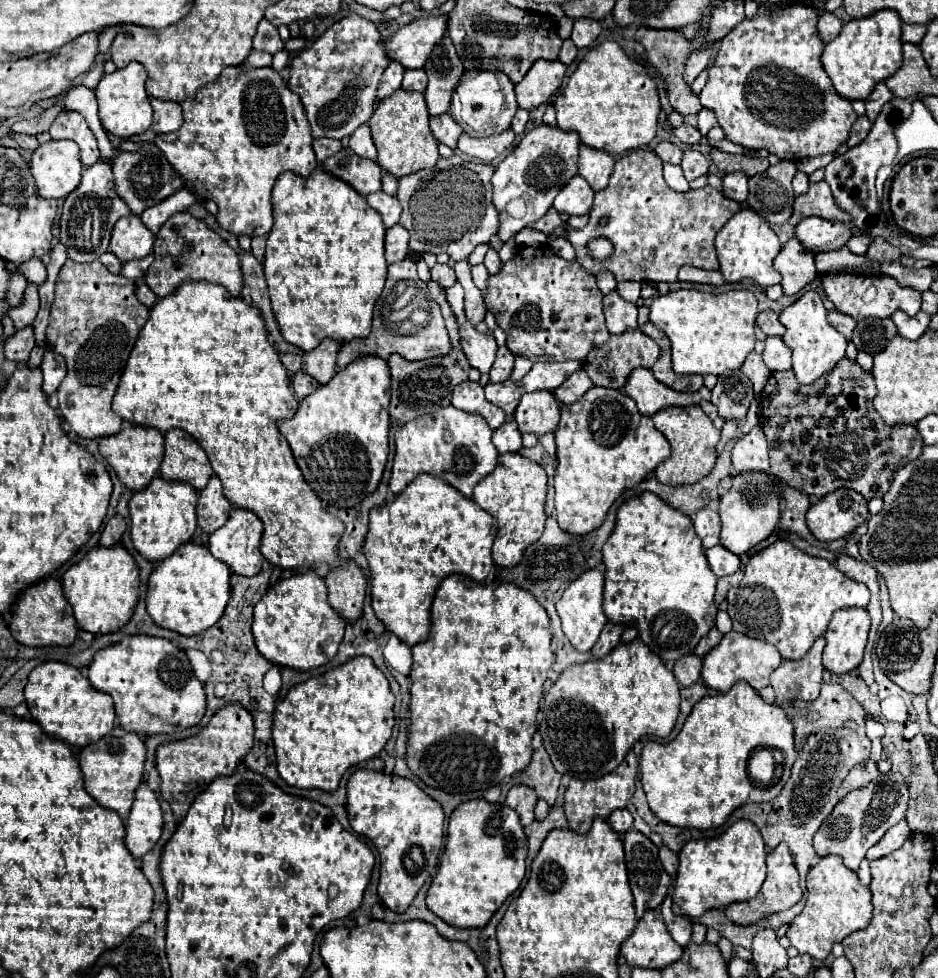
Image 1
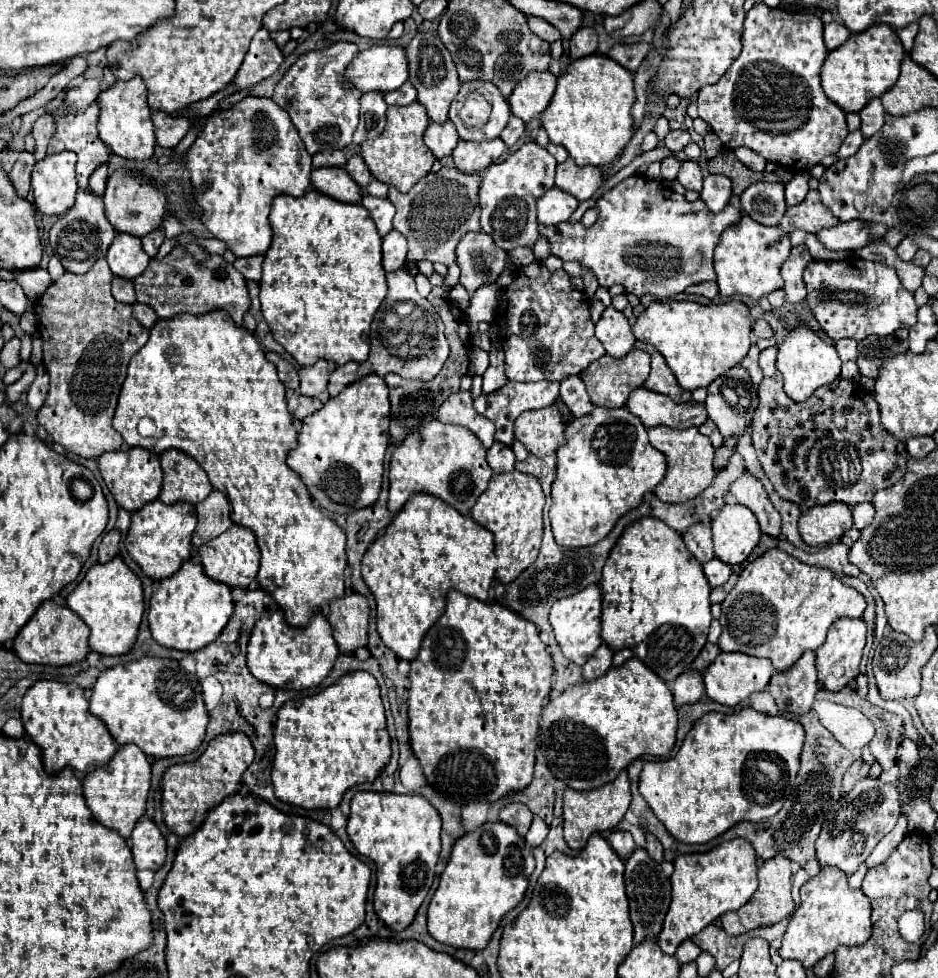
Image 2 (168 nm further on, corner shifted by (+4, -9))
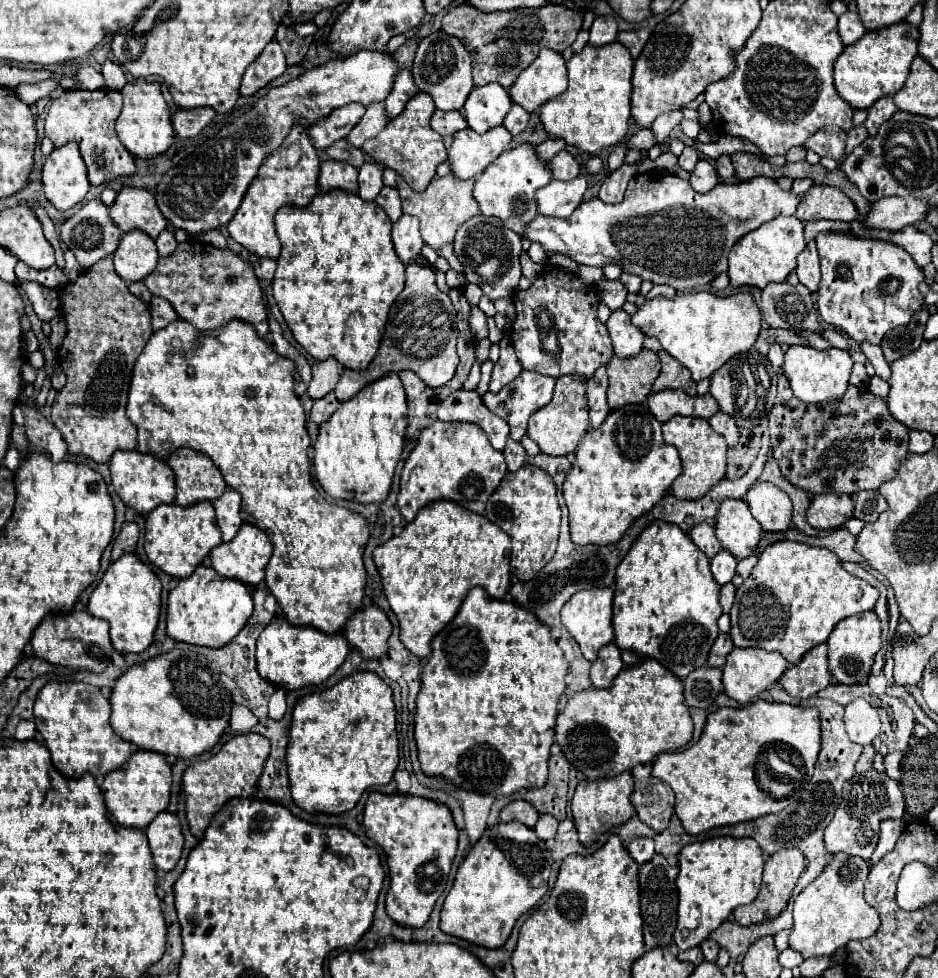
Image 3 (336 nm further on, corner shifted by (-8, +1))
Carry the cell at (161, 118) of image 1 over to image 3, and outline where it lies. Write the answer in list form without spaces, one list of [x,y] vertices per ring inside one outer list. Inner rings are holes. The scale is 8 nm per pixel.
[[[196,107],[190,111],[176,111],[172,115],[172,125],[178,137],[188,139],[188,137],[196,137],[204,127],[208,127],[214,119],[216,111],[212,107]]]

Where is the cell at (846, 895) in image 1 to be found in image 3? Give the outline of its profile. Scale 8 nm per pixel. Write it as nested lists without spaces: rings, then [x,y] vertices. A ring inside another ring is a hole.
[[[838,853],[826,865],[818,879],[814,879],[794,901],[794,927],[790,933],[790,947],[808,957],[832,955],[846,947],[852,939],[872,937],[880,925],[876,909],[864,901],[864,881],[868,877],[868,865],[860,857]]]

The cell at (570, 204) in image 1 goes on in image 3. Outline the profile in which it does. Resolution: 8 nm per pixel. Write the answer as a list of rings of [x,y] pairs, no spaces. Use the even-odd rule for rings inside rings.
[[[576,177],[572,181],[552,179],[546,187],[536,191],[536,207],[540,215],[568,217],[580,203],[586,191],[586,177]]]

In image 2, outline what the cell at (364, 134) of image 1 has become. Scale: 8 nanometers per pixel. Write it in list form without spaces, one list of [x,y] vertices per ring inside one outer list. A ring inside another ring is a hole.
[[[352,155],[346,163],[346,171],[356,179],[356,183],[366,189],[366,185],[372,181],[372,173],[368,169],[368,165],[364,163],[364,159],[360,155]]]

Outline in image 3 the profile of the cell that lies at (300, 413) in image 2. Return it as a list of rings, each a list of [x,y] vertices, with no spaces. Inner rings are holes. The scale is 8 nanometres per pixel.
[[[328,393],[326,397],[314,401],[310,419],[312,419],[316,425],[322,425],[322,423],[328,421],[328,417],[338,409],[338,405],[340,405],[340,401],[334,397],[334,393]]]

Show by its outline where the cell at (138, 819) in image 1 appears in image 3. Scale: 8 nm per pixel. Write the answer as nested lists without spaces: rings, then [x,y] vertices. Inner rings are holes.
[[[164,811],[156,817],[156,821],[152,821],[152,825],[148,825],[146,835],[156,867],[162,871],[172,871],[184,849],[180,819],[174,813]]]

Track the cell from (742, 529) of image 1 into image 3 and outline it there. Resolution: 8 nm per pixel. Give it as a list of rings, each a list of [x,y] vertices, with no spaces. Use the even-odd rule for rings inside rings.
[[[724,499],[716,515],[716,537],[726,551],[732,551],[736,559],[752,555],[756,549],[762,529],[752,517],[748,503],[742,499]]]

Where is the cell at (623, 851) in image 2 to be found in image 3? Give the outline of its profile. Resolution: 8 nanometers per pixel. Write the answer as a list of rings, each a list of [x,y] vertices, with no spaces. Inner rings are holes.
[[[634,837],[628,845],[628,853],[634,857],[638,865],[644,865],[654,857],[654,841],[646,837]]]

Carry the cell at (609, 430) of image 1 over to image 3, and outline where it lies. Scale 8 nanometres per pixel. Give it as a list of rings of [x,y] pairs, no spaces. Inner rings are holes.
[[[646,403],[626,405],[612,411],[600,429],[590,429],[576,449],[576,463],[568,471],[562,493],[570,511],[570,537],[576,545],[610,545],[616,543],[632,521],[652,509],[670,489],[674,479],[682,473],[676,447],[666,445],[662,439],[660,423],[650,413]]]

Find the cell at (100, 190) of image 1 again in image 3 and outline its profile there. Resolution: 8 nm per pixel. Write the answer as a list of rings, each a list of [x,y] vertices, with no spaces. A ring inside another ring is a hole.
[[[98,199],[88,201],[70,219],[66,219],[60,227],[60,235],[62,235],[62,241],[66,243],[66,247],[76,255],[76,259],[82,267],[92,267],[96,261],[112,255],[120,243],[120,229],[112,223],[110,209]]]

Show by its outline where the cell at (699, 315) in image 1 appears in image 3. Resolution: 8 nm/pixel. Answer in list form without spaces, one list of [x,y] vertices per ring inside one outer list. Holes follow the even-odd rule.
[[[710,291],[684,293],[672,299],[654,297],[646,301],[632,315],[632,325],[644,335],[656,337],[660,345],[692,373],[692,379],[700,381],[712,377],[730,357],[754,345],[760,333],[760,309],[750,293],[736,293],[732,297],[718,297]]]

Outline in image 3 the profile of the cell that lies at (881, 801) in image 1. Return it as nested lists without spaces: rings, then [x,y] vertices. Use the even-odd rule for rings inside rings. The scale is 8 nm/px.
[[[870,769],[864,775],[854,775],[844,783],[842,803],[834,813],[834,819],[826,827],[824,843],[830,853],[848,853],[858,855],[864,861],[870,861],[880,833],[880,823],[884,819],[902,819],[904,817],[904,797],[900,793],[900,783],[892,781],[886,773]]]

